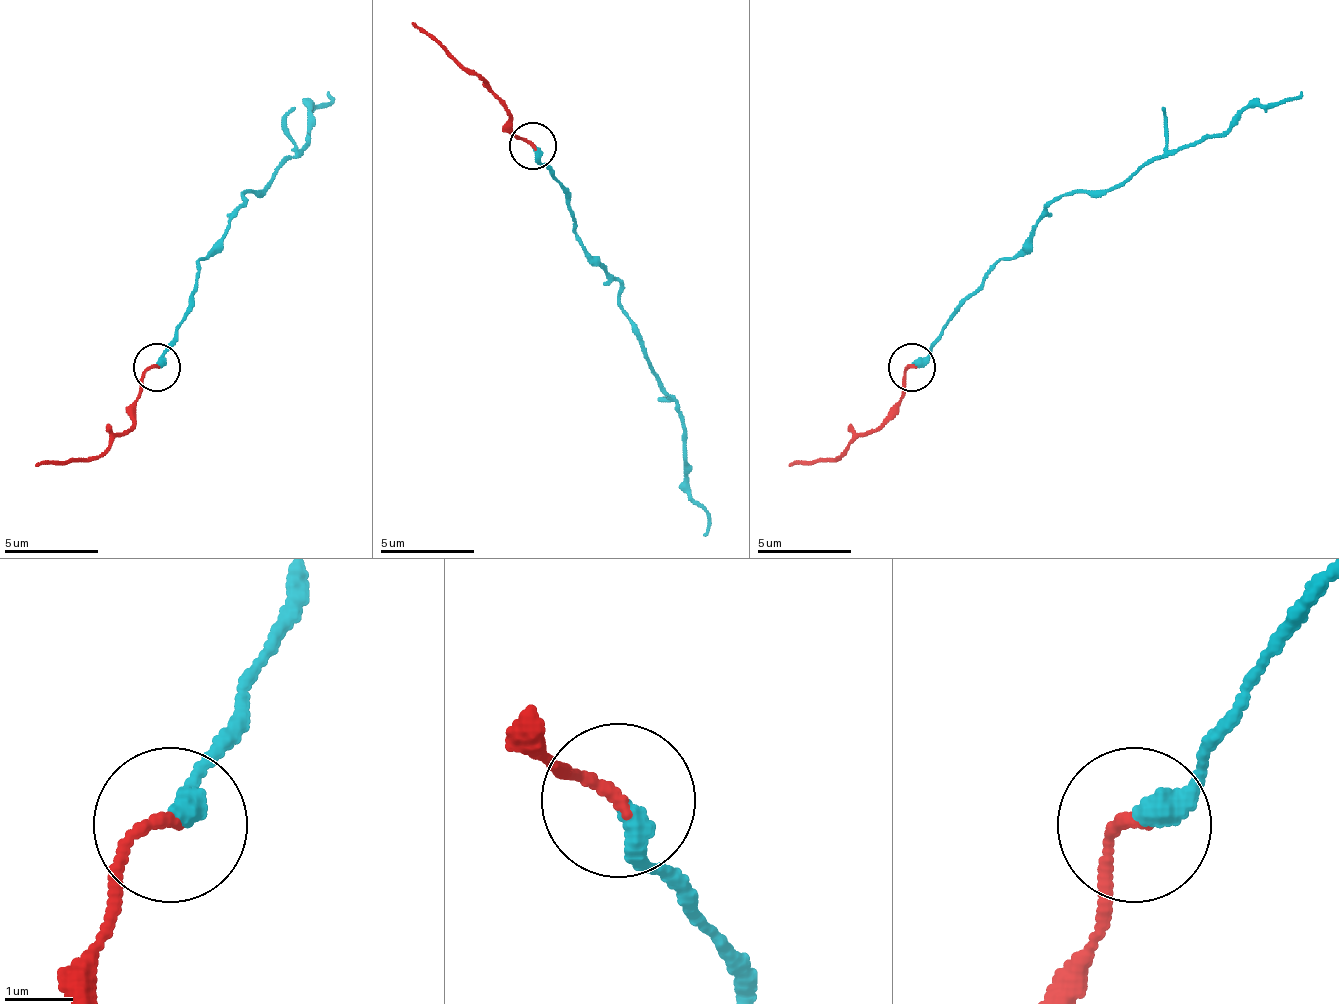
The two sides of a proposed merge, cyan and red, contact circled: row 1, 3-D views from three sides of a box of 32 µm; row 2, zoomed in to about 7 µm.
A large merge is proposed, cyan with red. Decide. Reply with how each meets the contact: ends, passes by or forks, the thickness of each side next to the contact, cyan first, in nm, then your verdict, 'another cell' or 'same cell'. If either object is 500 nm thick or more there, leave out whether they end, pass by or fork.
cyan ends there; red ends there; 360 nm thick on the cyan side, 160 nm on the other; another cell

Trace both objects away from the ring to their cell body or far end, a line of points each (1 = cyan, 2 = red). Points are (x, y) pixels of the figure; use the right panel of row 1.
1: (911, 363), (929, 354), (958, 307), (1057, 198), (1118, 189), (1217, 137), (1241, 113), (1302, 90)
2: (911, 368), (896, 406), (873, 430), (835, 458), (788, 467)

